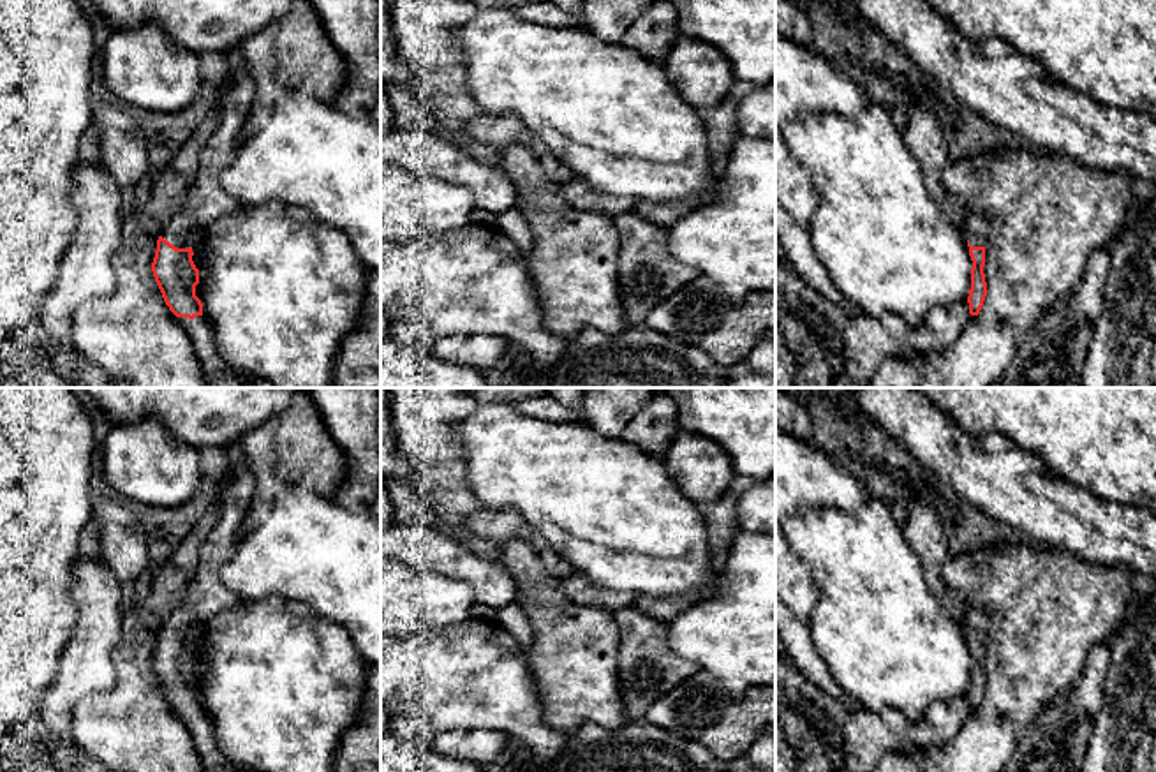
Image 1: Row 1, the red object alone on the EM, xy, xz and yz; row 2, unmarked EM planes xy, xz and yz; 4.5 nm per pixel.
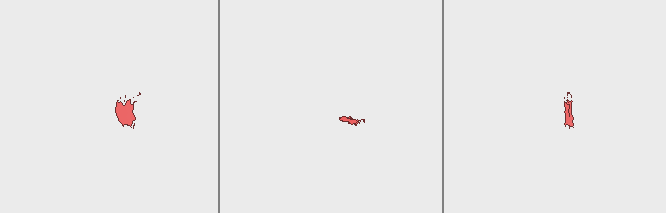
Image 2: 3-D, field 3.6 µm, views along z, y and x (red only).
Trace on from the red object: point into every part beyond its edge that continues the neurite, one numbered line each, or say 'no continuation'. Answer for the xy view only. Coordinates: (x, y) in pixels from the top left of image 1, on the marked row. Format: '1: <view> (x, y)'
1: xy (207, 201)
2: xy (217, 372)

